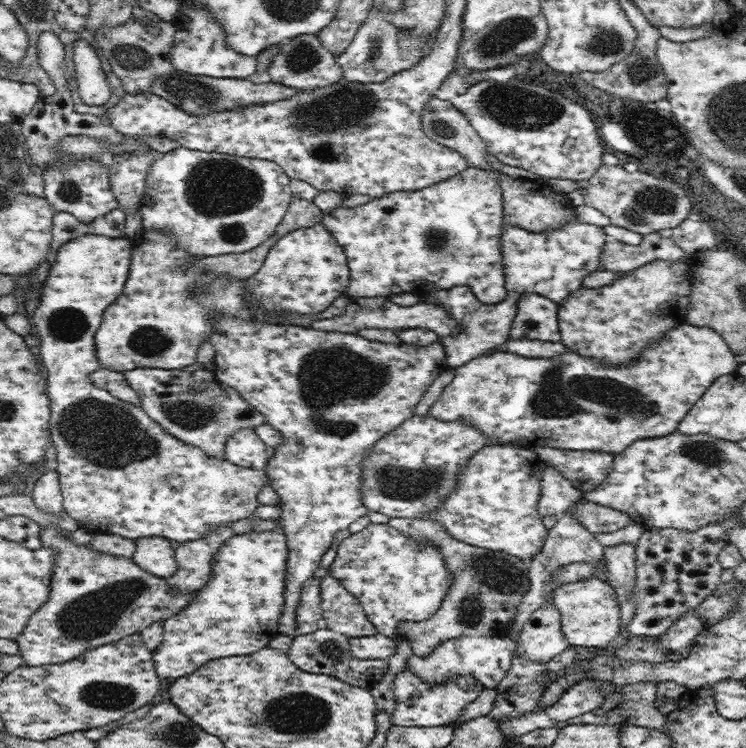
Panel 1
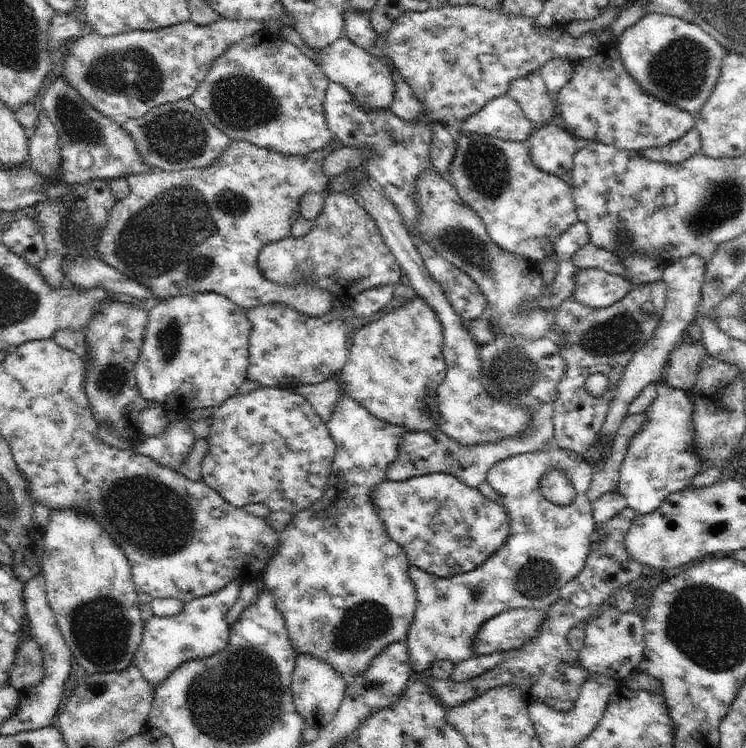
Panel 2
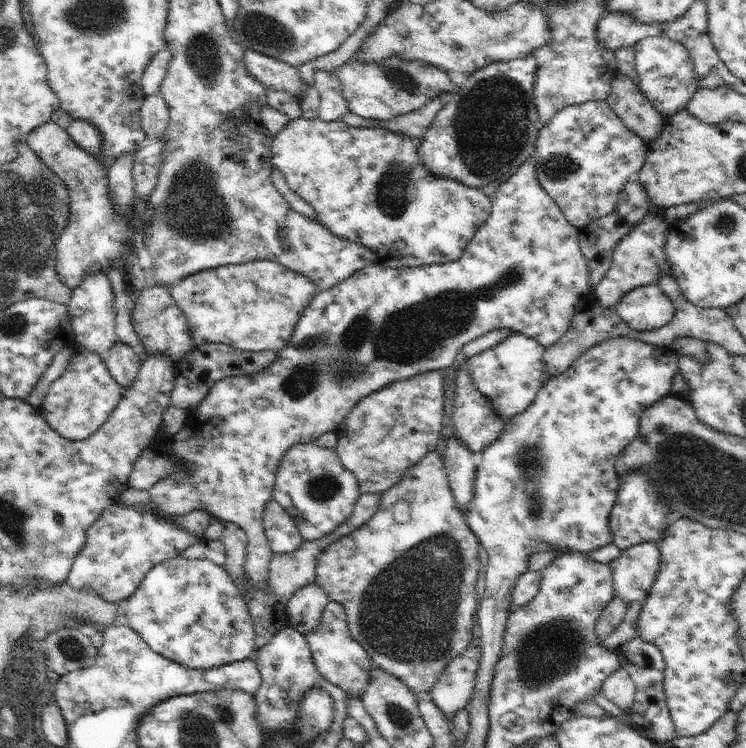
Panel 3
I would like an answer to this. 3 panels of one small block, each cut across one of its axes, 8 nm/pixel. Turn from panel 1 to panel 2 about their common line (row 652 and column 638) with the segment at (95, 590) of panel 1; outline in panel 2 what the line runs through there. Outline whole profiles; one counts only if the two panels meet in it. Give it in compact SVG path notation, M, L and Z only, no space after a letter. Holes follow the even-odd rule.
M652 13L642 17L628 27L616 41L625 67L645 93L696 115L710 98L720 76L724 59L730 53L700 26L662 13Z

